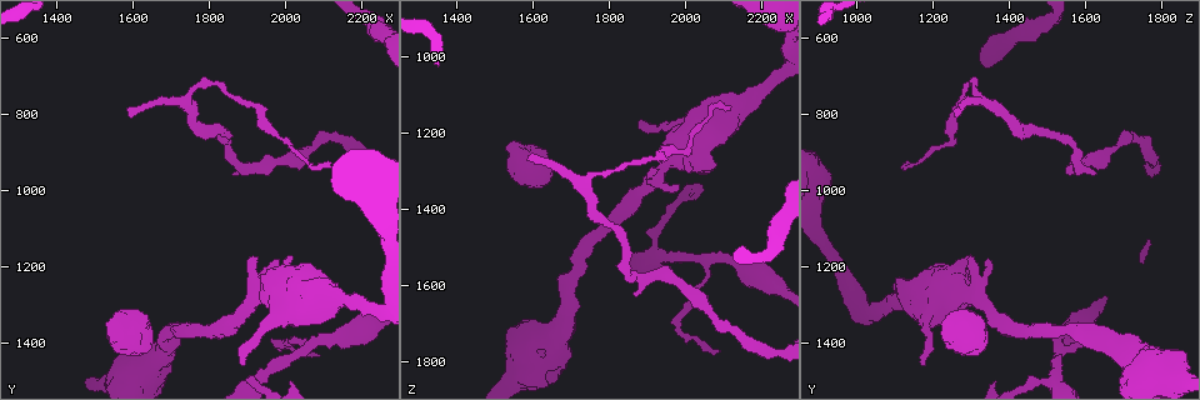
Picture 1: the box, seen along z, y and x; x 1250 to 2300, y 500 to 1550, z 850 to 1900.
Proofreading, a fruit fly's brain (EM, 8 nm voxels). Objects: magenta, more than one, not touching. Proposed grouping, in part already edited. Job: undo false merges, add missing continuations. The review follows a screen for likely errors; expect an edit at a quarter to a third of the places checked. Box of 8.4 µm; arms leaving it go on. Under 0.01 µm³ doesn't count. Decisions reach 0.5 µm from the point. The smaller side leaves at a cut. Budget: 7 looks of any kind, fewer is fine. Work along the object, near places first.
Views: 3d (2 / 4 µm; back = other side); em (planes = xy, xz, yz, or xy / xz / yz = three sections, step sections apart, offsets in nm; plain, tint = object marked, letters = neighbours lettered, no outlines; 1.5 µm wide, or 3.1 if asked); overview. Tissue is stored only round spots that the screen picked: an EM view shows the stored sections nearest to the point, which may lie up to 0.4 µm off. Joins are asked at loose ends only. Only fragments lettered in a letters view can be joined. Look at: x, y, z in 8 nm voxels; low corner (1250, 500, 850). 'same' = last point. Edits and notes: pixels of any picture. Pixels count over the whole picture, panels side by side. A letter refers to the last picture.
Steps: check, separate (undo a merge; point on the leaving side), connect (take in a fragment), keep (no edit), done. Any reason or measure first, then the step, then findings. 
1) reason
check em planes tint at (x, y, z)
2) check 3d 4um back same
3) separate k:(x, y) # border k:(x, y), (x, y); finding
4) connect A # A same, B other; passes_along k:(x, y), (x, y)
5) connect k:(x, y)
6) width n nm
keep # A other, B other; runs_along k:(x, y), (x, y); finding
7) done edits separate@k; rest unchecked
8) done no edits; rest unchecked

branch stops here
check em yz step 4 tint at (1890, 1460, 1165)

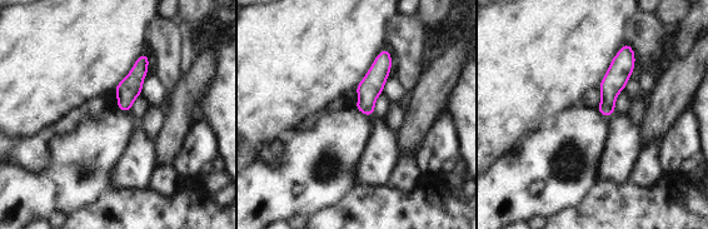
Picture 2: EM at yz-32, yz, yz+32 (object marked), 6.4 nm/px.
cut it another way
check em planes letters same

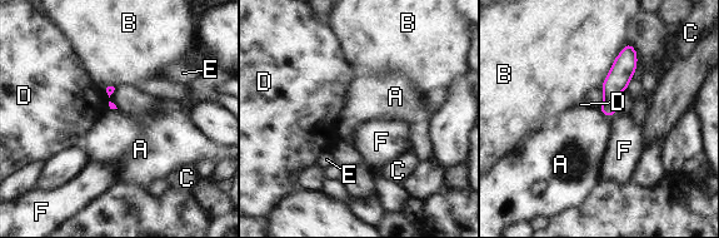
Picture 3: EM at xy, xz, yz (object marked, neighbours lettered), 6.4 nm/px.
longest_contact B 340 nm
keep # A other, B other, C other, D other, E other, F other; none of them fits

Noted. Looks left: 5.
tapers out
check em xz step 4 letters at (2090, 1430, 1780)

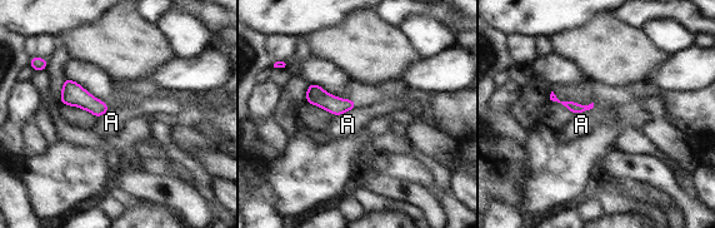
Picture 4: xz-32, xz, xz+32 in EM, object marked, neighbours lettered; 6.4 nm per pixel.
check em yz step 8 letters same

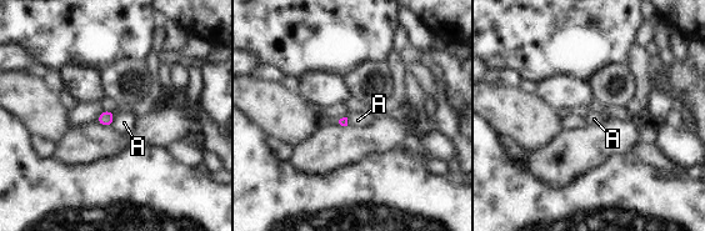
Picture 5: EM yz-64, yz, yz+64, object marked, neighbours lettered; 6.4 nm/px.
keep # A other; no lettered fragment goes on from it

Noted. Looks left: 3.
tapers out
check 3d 2um back at (2120, 925, 1140)

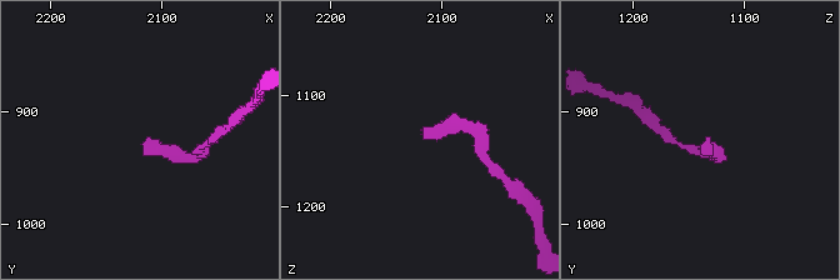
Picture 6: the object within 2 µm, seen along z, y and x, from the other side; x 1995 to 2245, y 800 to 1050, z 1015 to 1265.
check em planes letters at (2116, 928, 1136)

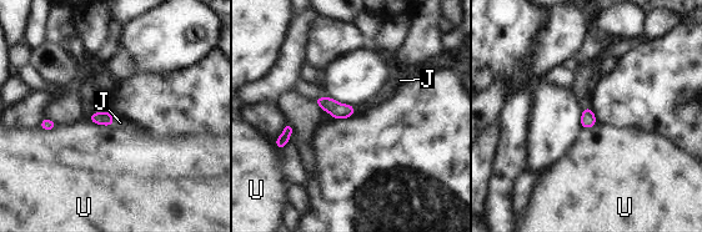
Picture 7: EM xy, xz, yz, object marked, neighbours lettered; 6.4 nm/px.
connect J # J same, U other; passes_along 7:(106, 119), (113, 121), (120, 122); it goes on there

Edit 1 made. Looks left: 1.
done edits connect@7; rest unchecked

